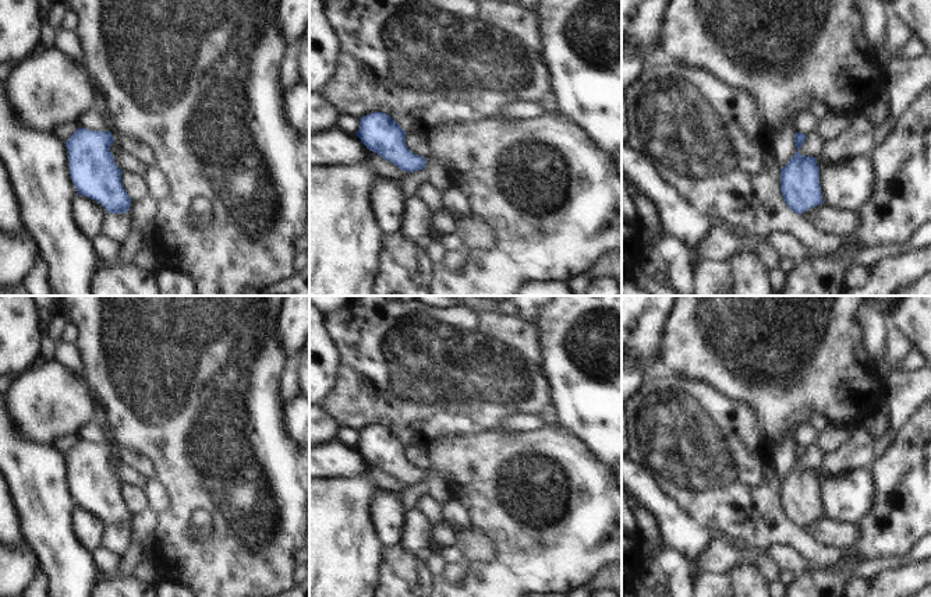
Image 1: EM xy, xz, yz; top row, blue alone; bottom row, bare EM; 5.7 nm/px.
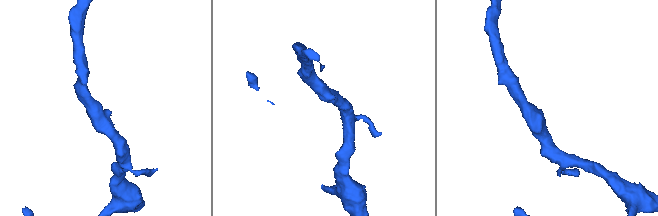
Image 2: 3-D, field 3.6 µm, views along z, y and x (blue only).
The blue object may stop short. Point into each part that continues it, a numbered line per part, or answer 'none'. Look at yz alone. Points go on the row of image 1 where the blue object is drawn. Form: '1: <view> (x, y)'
none

